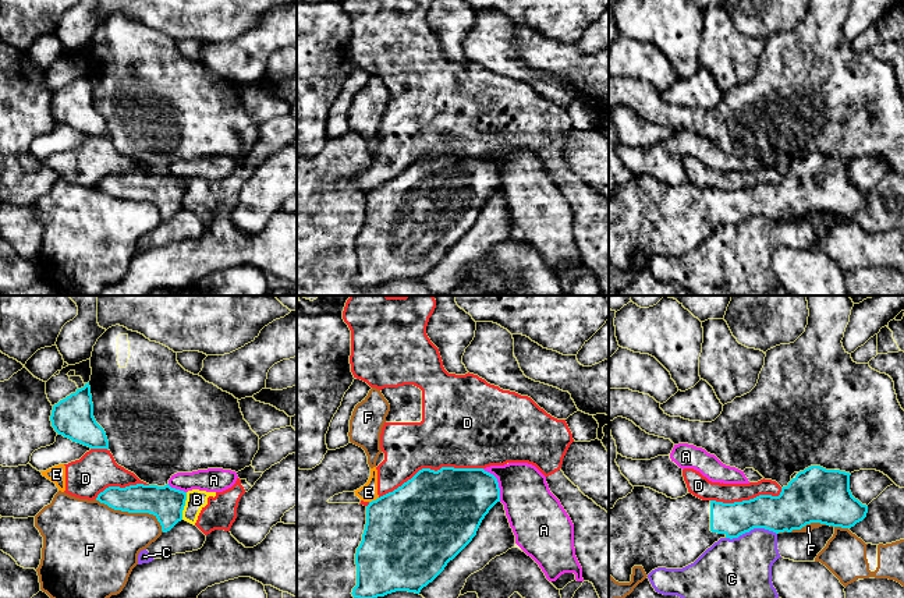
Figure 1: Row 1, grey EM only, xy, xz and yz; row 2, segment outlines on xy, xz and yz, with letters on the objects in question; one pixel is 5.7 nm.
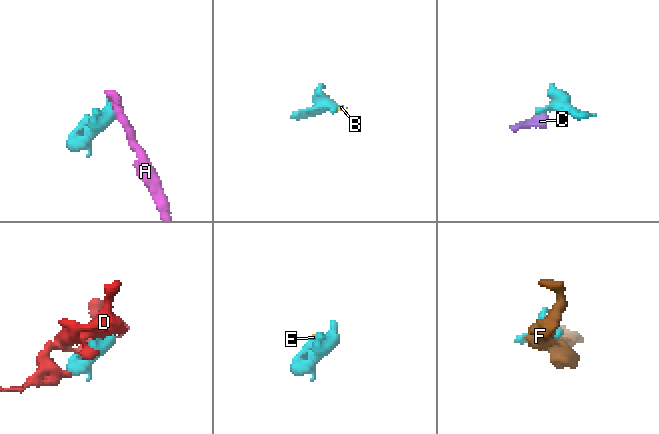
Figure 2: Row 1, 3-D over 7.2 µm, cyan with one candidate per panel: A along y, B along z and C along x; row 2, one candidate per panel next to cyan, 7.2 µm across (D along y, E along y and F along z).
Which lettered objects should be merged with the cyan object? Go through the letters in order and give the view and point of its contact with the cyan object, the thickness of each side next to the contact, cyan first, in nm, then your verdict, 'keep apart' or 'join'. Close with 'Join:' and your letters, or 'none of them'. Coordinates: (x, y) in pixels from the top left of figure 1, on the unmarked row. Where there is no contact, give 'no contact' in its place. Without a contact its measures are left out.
A: xz (497, 170) | 360/300 nm | keep apart
B: xy (184, 193) | 190/120 nm | keep apart
C: yz (751, 216) | 220/360 nm | keep apart
D: xz (431, 158) | 500/380 nm | keep apart
E: xz (373, 188) | 480/100 nm | keep apart
F: xy (133, 200) | 190/420 nm | keep apart
Join: none of them

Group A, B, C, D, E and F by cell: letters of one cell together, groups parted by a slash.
A / B D E / C / F

